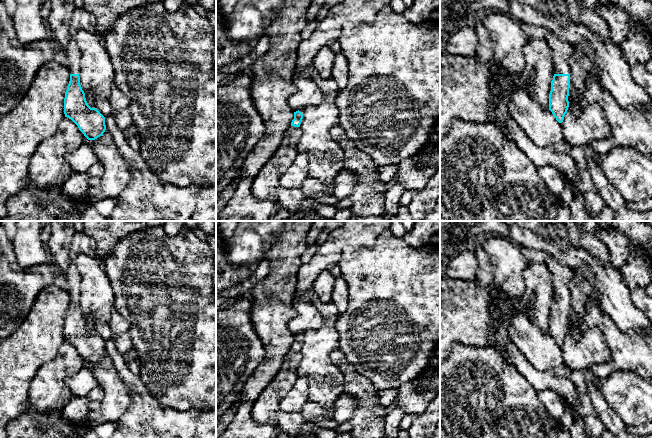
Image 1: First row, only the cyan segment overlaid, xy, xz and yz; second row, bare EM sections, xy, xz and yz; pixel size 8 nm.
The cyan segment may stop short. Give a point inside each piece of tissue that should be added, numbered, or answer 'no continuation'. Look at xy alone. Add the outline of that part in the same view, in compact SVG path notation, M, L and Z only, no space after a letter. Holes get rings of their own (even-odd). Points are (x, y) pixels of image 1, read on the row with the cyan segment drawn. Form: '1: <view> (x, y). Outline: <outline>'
1: xy (59, 20). Outline: M50 0L51 12L46 23L55 38L66 51L70 74L80 74L80 50L70 30L72 14L76 9L74 0Z

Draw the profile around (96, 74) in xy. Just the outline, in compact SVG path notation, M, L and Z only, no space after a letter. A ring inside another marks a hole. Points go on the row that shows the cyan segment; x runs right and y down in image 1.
M79 30L74 38L80 50L80 85L84 93L91 92L95 108L106 117L113 109L110 102L111 89L114 85L114 69L105 50L104 44L96 33Z

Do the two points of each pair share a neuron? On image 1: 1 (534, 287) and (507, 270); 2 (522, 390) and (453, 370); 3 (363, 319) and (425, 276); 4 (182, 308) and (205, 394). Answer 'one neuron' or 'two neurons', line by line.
1: two neurons
2: one neuron
3: one neuron
4: one neuron

